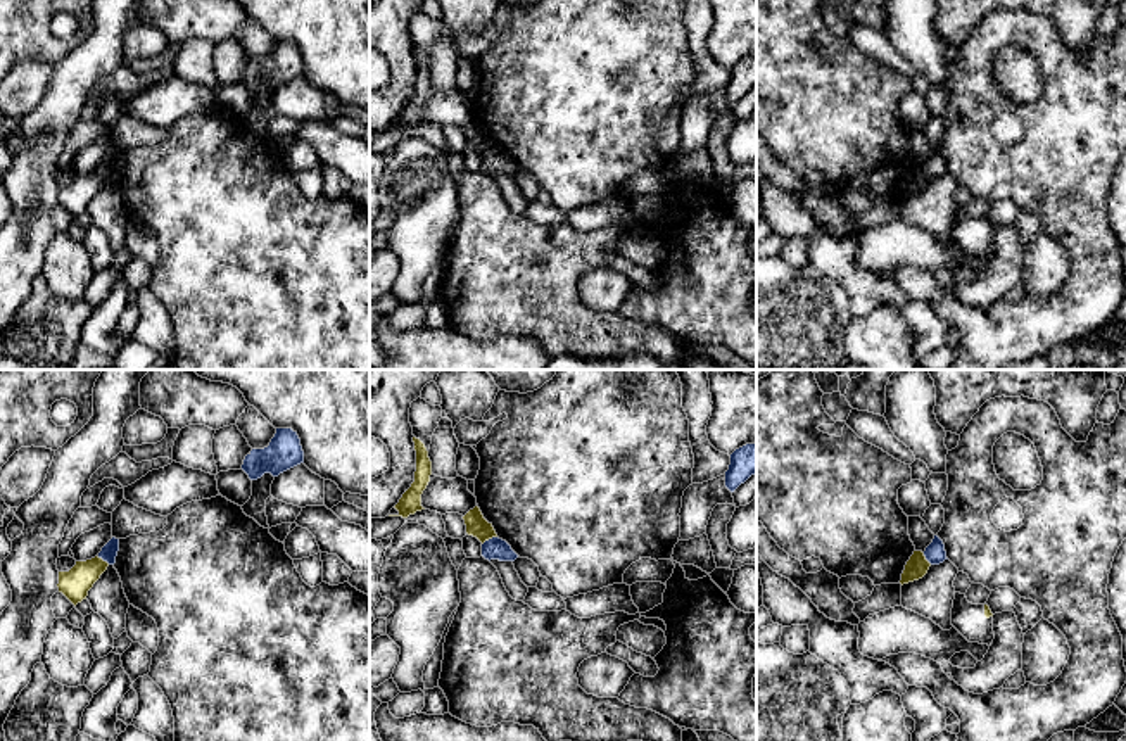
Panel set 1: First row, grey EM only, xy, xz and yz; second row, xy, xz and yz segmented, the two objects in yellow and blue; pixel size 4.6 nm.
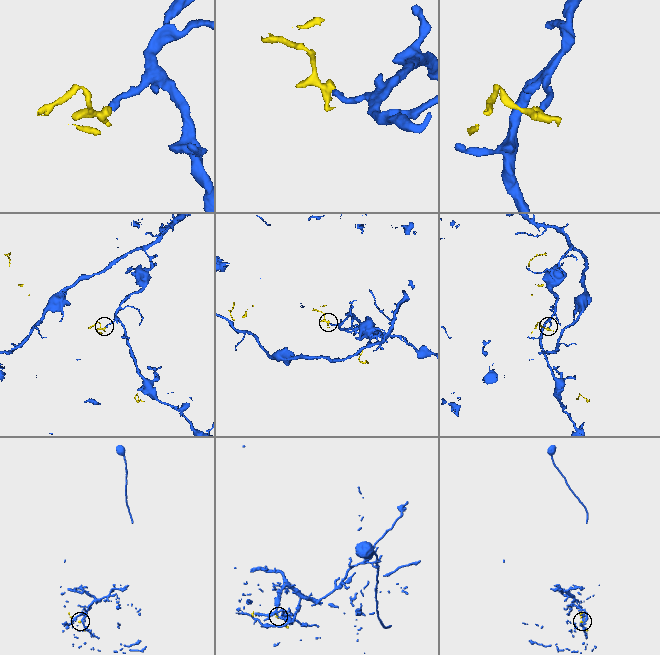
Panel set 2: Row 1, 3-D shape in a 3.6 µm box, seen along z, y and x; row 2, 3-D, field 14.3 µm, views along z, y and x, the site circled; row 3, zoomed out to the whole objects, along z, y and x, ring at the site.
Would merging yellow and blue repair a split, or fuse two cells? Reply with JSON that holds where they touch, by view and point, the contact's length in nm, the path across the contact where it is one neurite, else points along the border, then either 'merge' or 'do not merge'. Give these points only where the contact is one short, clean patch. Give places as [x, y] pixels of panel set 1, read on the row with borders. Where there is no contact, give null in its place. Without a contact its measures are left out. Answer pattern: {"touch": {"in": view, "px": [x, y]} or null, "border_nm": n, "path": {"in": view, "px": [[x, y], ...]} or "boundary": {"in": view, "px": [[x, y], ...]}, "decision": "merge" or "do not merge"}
{"touch": {"in": "xz", "px": [489, 538]}, "border_nm": 80, "boundary": {"in": "xz", "px": [[496, 536], [482, 544]]}, "decision": "do not merge"}

